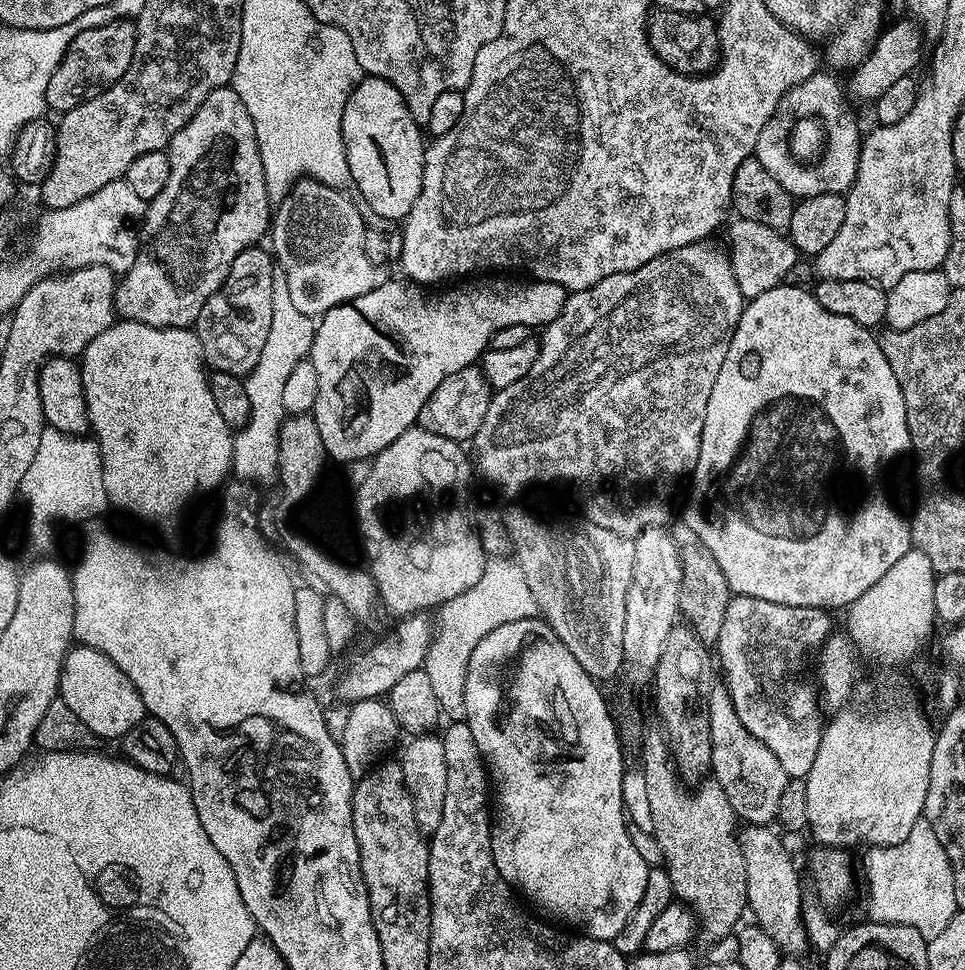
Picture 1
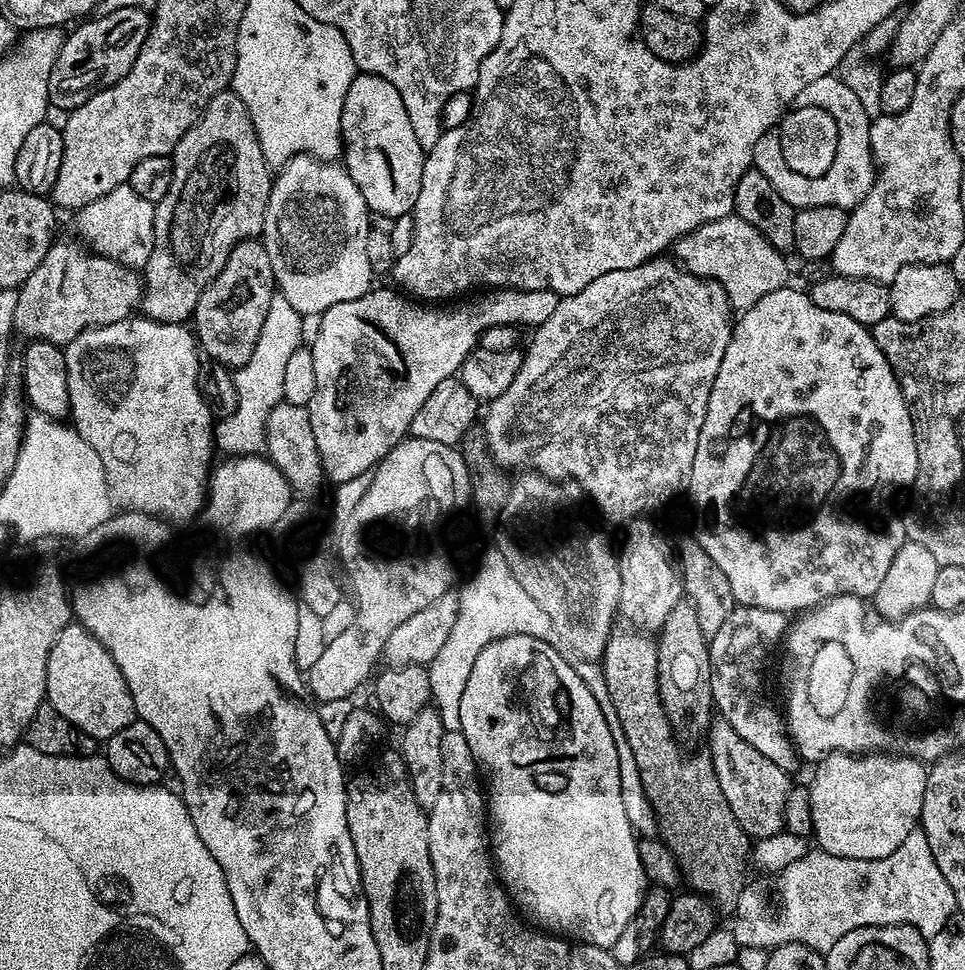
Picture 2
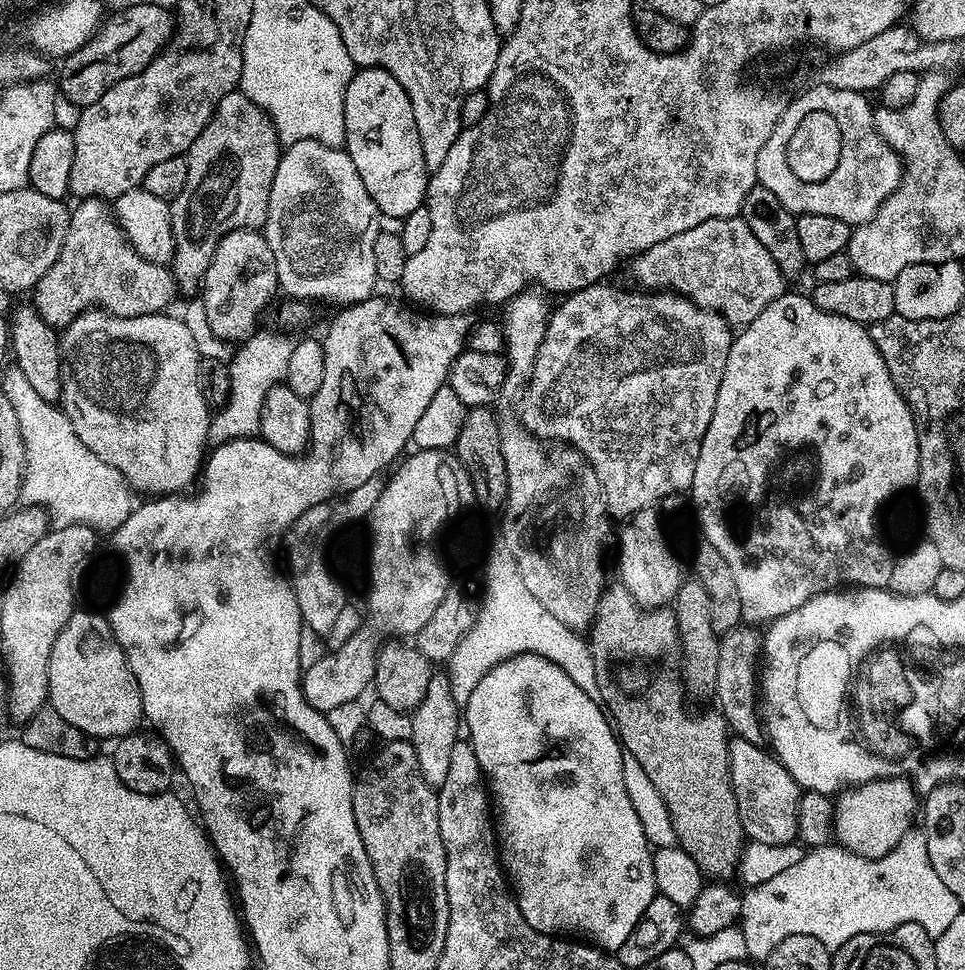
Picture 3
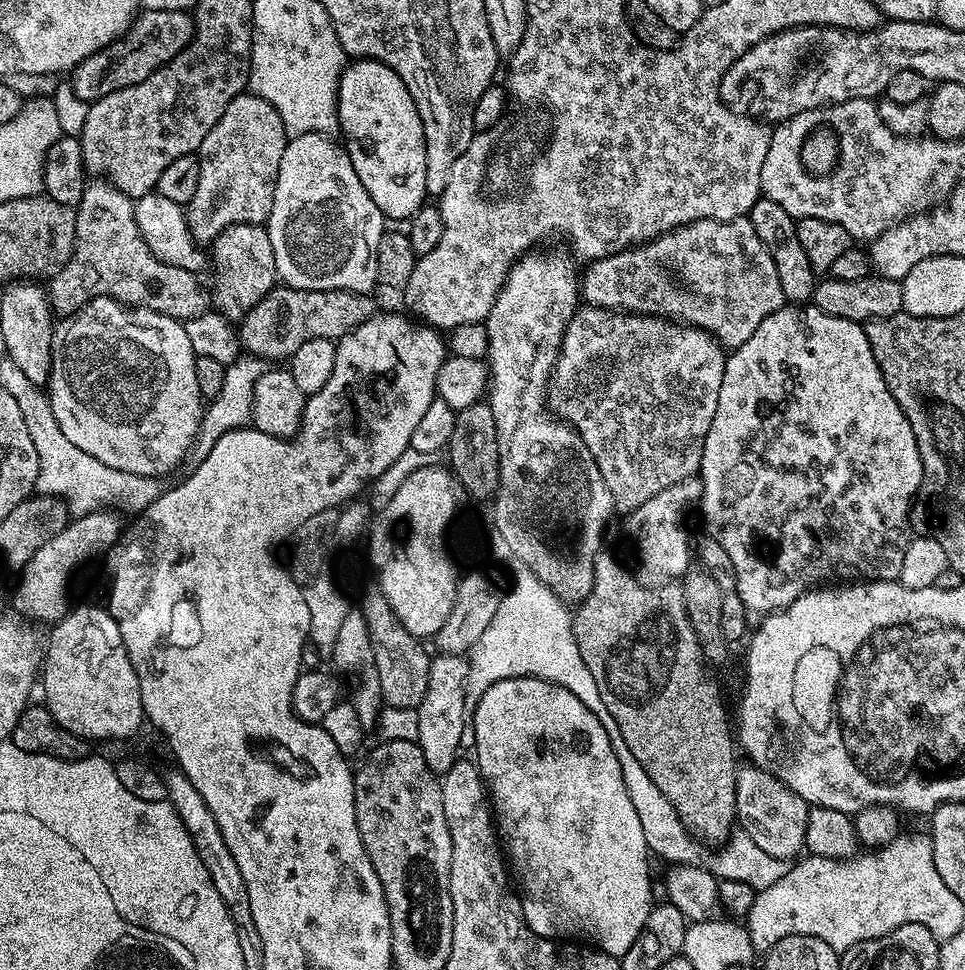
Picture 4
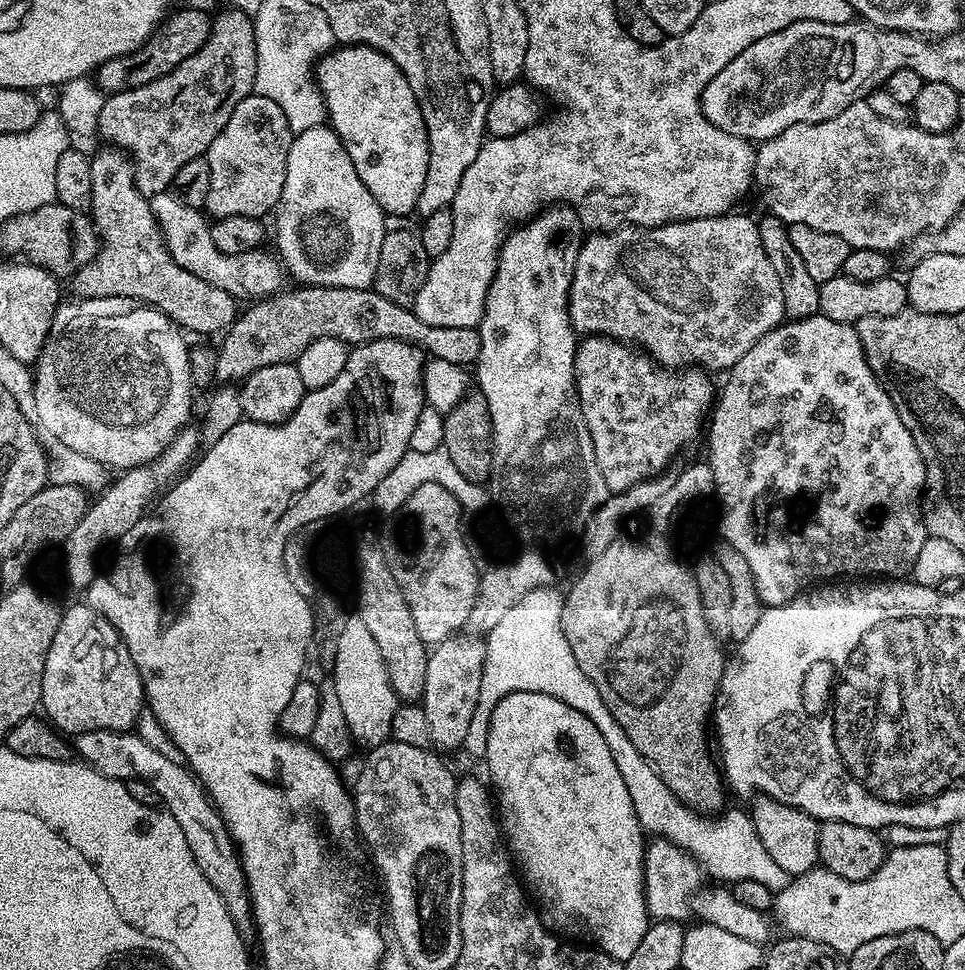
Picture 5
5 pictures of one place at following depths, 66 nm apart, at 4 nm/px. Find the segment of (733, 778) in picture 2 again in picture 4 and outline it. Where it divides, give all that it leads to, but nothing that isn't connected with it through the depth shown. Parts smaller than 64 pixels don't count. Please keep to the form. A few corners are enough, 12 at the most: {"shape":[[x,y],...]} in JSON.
{"shape":[[765,768],[736,774],[742,831],[772,859],[805,851],[810,805]]}

